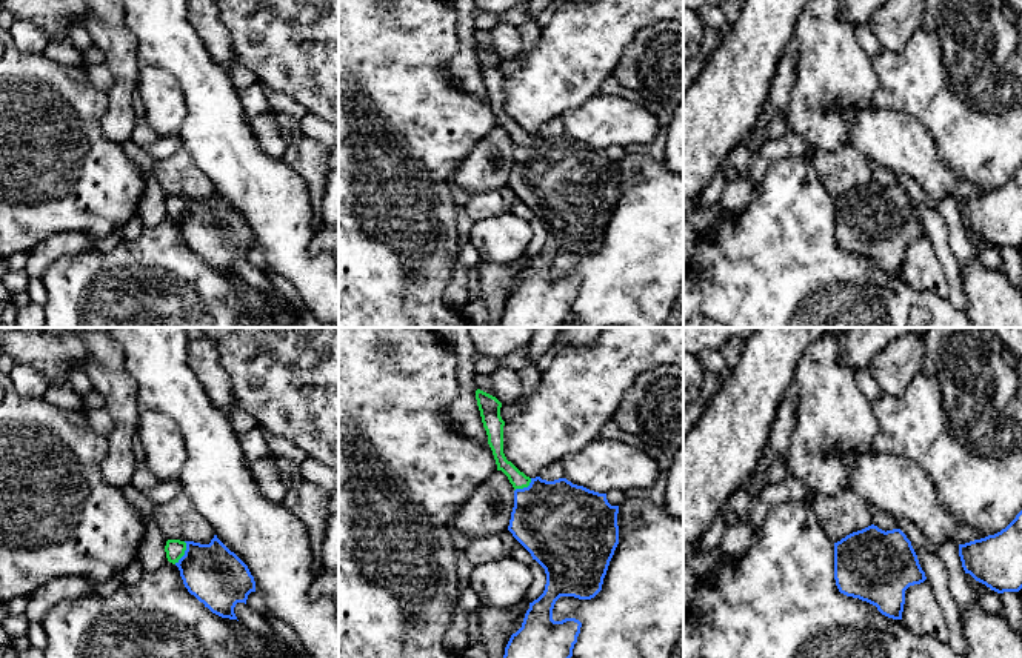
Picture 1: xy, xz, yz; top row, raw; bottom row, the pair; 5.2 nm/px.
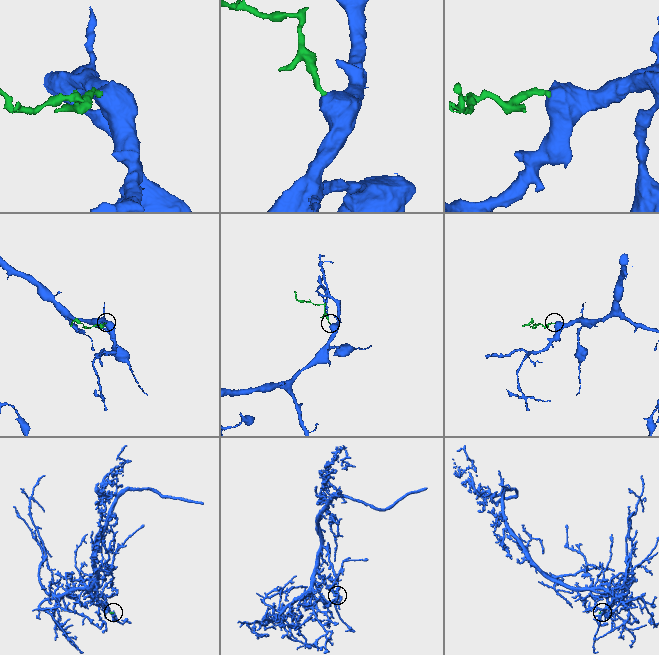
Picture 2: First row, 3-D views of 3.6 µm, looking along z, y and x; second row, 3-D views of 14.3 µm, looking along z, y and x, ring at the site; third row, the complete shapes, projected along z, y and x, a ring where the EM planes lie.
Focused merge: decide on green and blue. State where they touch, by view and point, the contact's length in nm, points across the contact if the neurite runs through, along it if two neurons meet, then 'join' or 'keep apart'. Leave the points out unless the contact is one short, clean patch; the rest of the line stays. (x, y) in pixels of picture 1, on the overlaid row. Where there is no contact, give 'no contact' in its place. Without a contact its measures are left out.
xy (183, 552) | 130 nm | across xy (174, 549), (183, 552), (211, 572) | join

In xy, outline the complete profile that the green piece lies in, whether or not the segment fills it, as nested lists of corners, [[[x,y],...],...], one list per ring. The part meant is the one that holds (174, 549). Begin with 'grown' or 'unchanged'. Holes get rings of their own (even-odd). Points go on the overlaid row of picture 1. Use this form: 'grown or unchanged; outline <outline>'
grown; outline [[[214,535],[209,544],[168,540],[166,558],[180,570],[185,587],[212,613],[237,620],[234,607],[256,592],[248,566]]]

